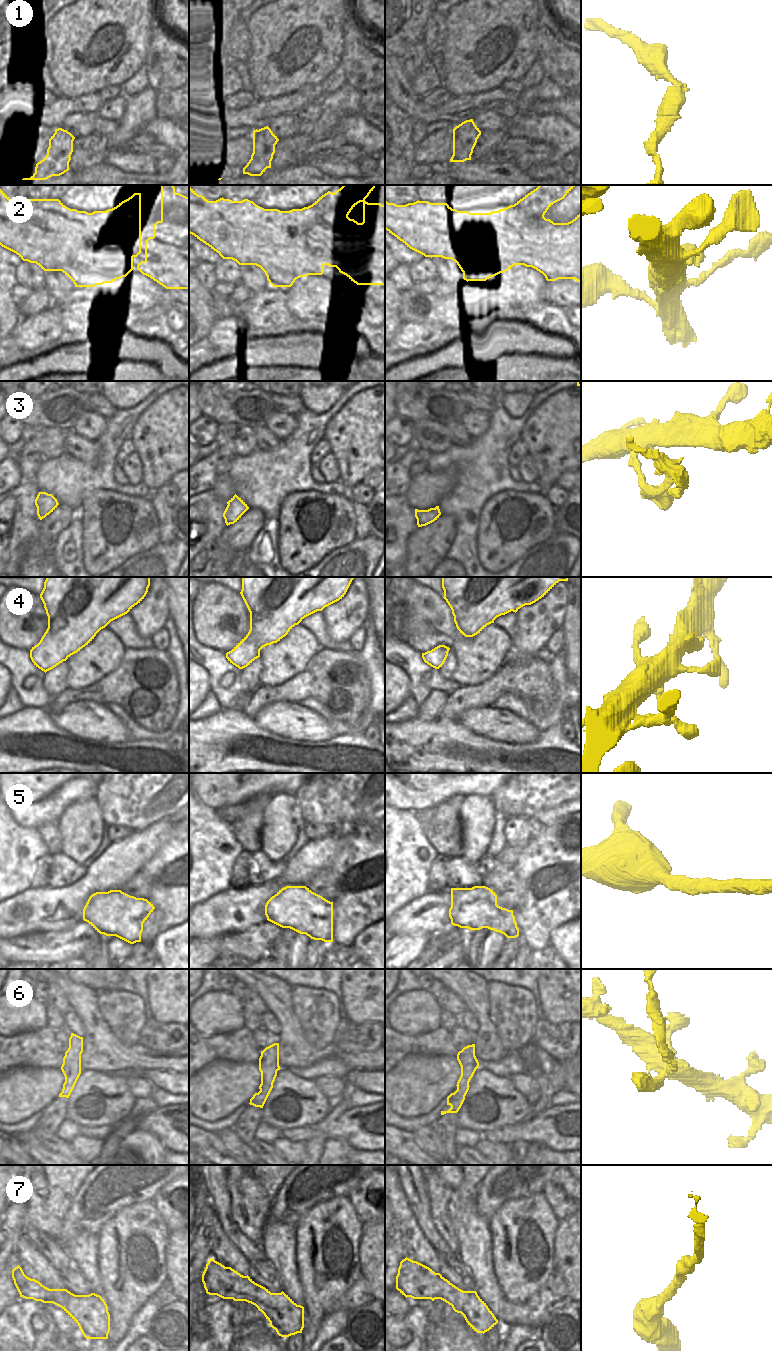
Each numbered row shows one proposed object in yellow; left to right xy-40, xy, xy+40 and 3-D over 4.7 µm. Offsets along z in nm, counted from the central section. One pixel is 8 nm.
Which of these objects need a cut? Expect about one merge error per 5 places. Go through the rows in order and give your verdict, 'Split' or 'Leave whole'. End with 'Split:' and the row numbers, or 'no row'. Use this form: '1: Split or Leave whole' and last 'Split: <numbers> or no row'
1: Split
2: Leave whole
3: Split
4: Leave whole
5: Leave whole
6: Split
7: Leave whole
Split: 1, 3, 6.

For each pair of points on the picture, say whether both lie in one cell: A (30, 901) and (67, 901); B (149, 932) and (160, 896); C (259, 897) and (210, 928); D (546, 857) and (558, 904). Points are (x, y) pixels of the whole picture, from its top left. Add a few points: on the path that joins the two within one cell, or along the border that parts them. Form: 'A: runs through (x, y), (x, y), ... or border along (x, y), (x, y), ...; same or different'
A: runs through (39, 901), (58, 900); same
B: runs through (156, 923), (160, 919), (160, 905); same
C: runs through (247, 904), (243, 908), (226, 912), (222, 916); same
D: runs through (533, 873), (530, 889), (535, 899), (542, 901); same

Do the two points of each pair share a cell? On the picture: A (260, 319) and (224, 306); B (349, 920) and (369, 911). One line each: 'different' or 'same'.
A: same
B: same

